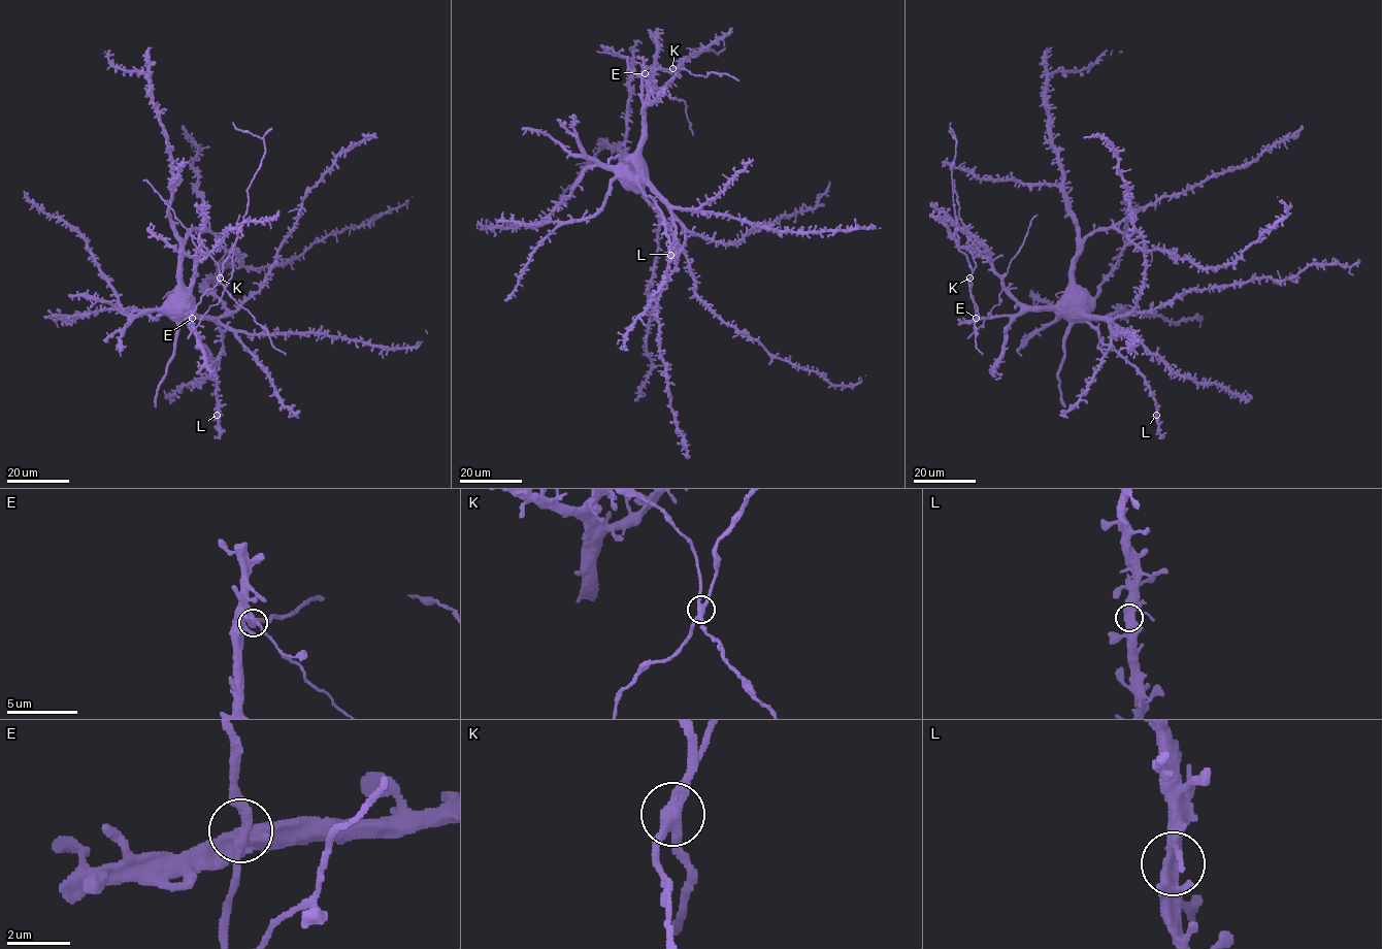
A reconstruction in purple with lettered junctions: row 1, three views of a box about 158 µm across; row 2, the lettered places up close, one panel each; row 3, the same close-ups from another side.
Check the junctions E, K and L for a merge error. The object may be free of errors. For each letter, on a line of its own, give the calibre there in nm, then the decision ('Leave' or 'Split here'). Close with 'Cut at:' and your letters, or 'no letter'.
E: Thickness 300 nm. Leave
K: Thickness 320 nm. Split here
L: Thickness 420 nm. Leave
Cut at: K

